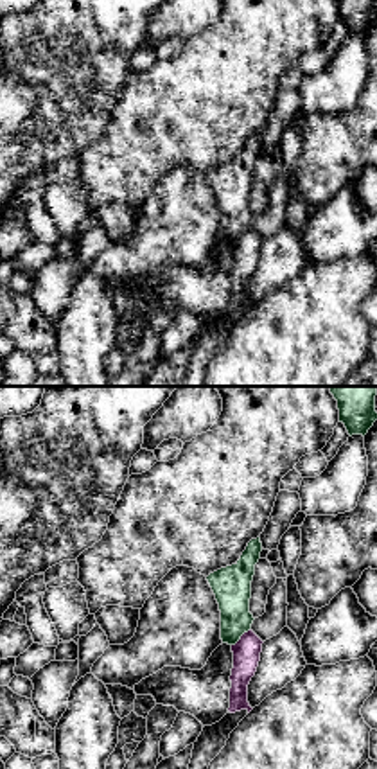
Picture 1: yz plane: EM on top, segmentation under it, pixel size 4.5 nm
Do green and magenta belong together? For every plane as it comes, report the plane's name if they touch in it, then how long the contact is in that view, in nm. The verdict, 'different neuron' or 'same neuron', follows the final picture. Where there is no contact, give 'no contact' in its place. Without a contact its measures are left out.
contact in yz; length 120 nm

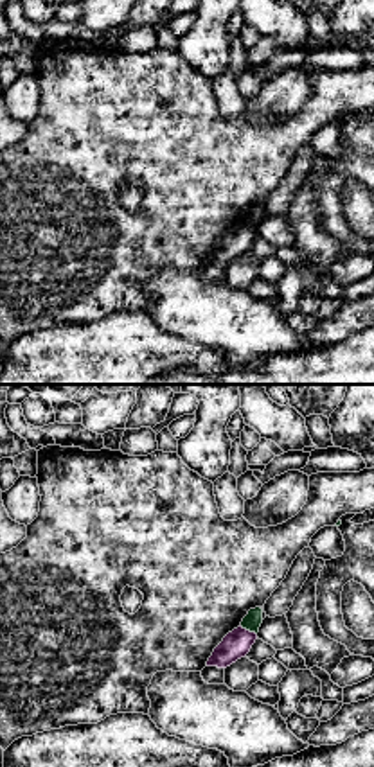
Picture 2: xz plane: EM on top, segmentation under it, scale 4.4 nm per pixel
contact in xz; length 90 nm

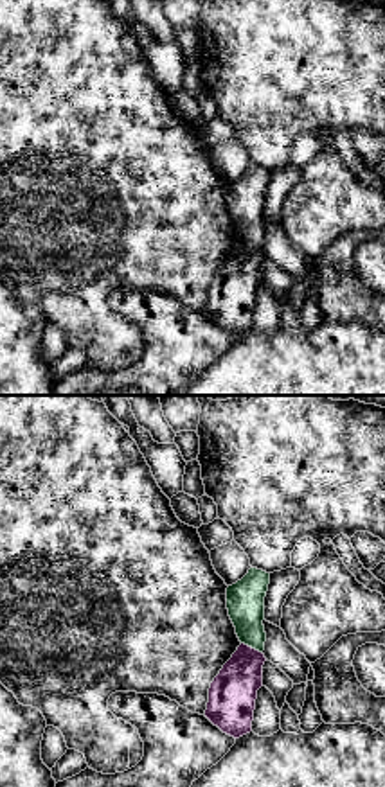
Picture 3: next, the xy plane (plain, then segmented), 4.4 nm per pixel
contact in xy; length 110 nm

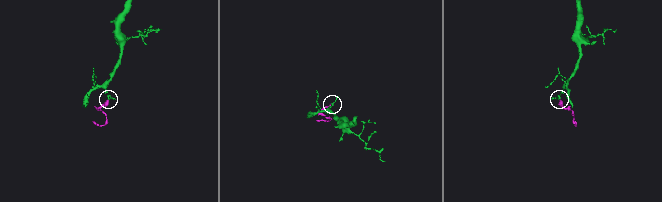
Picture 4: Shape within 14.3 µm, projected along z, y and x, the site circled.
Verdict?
different neuron

